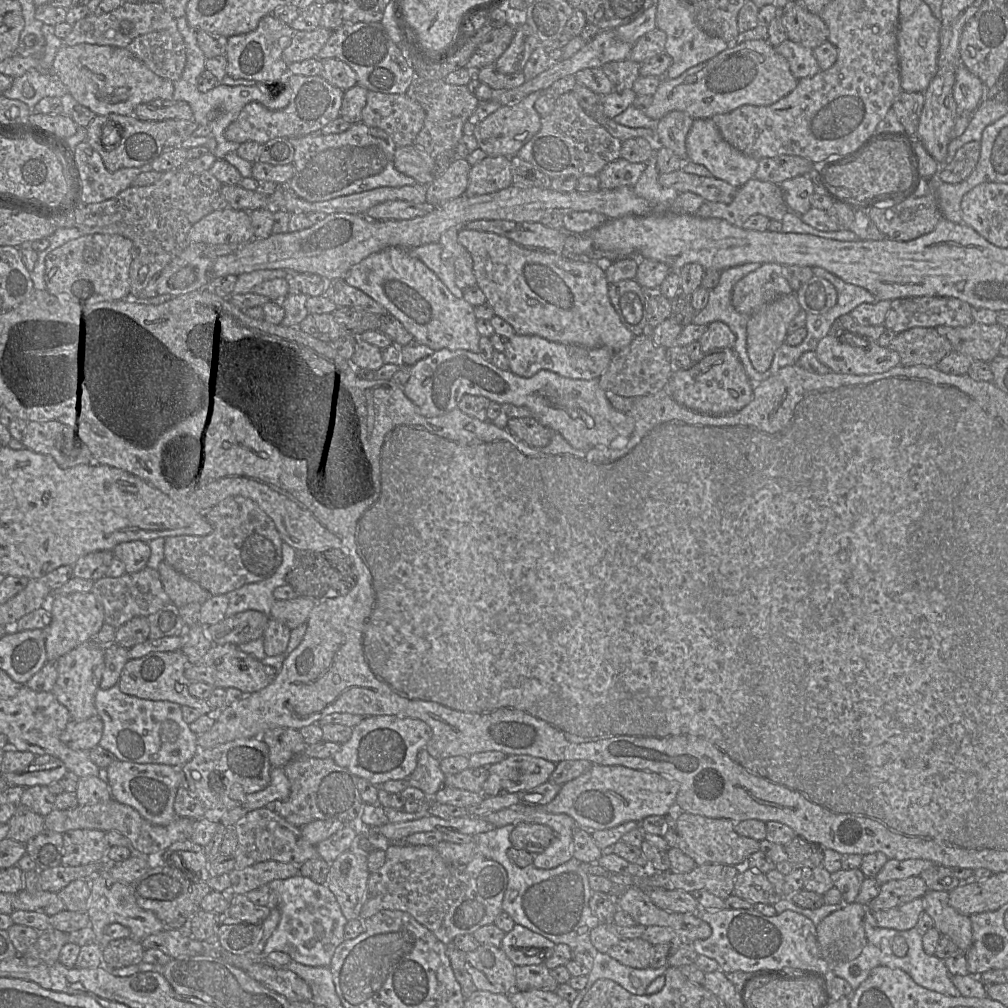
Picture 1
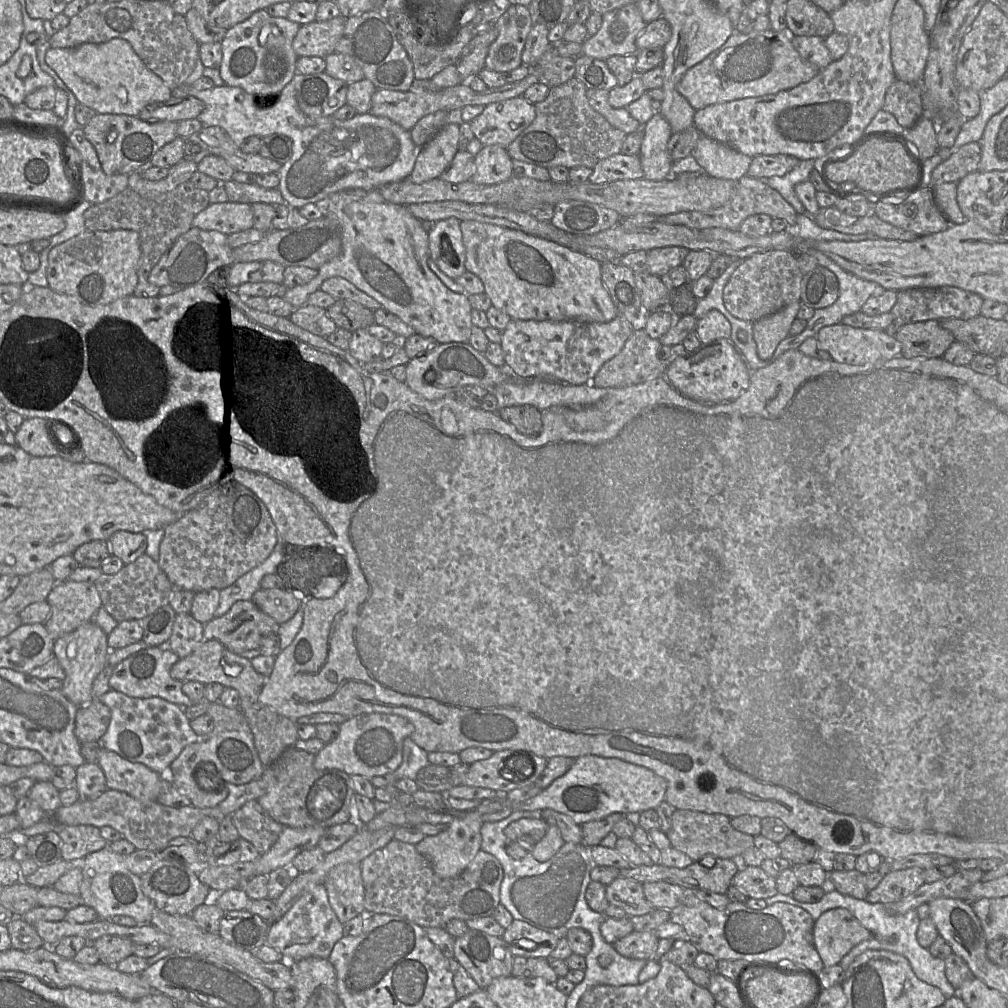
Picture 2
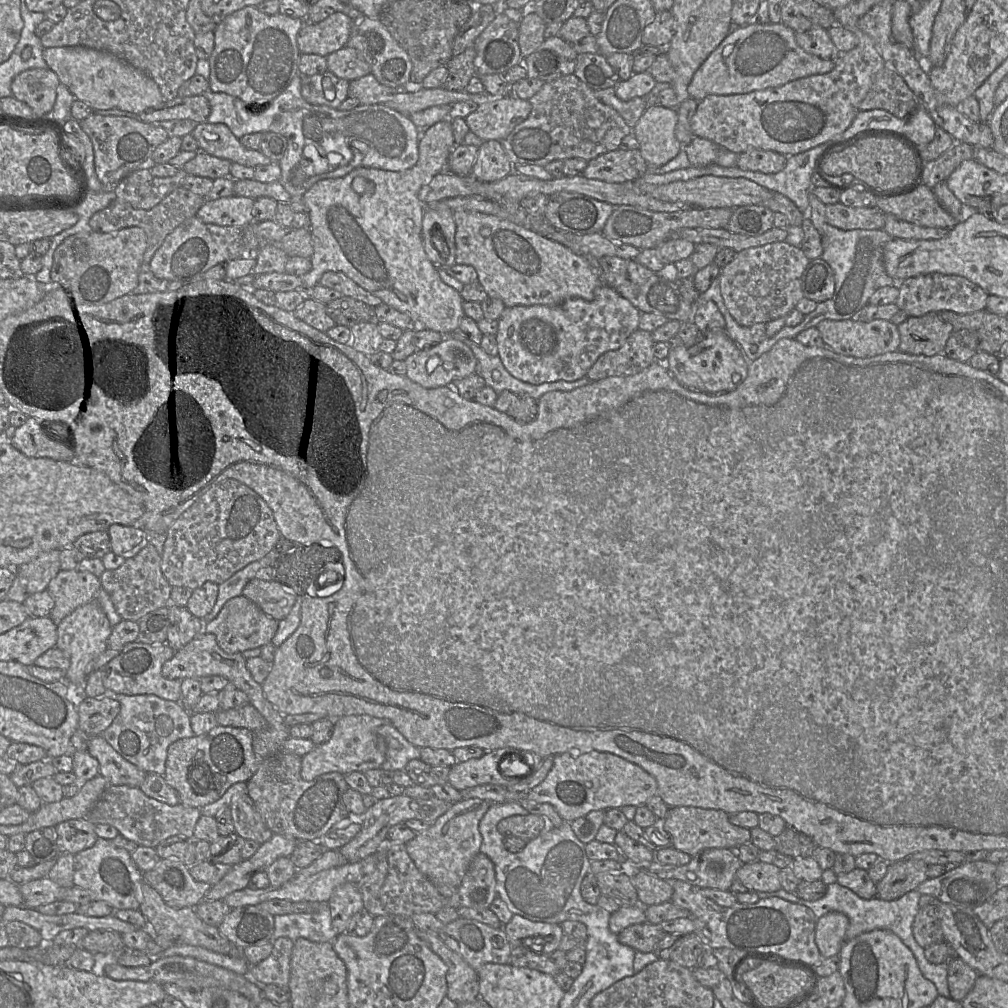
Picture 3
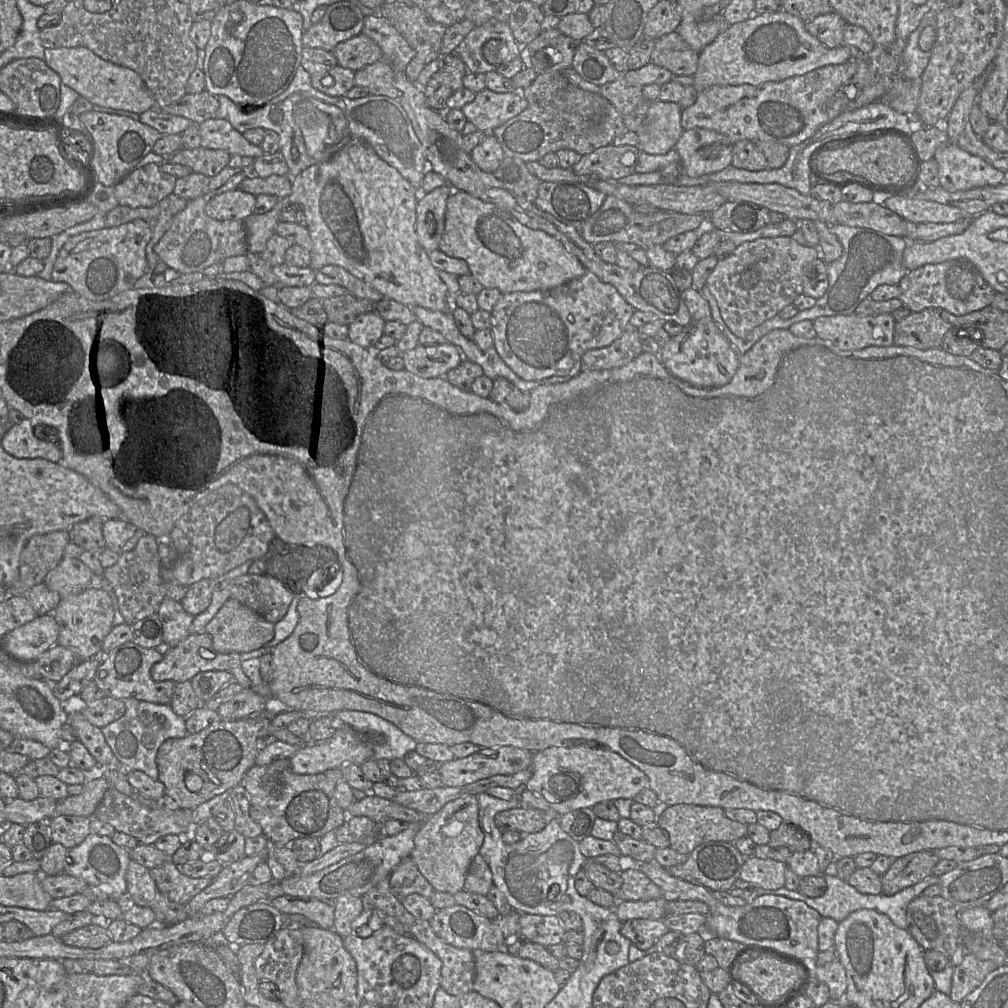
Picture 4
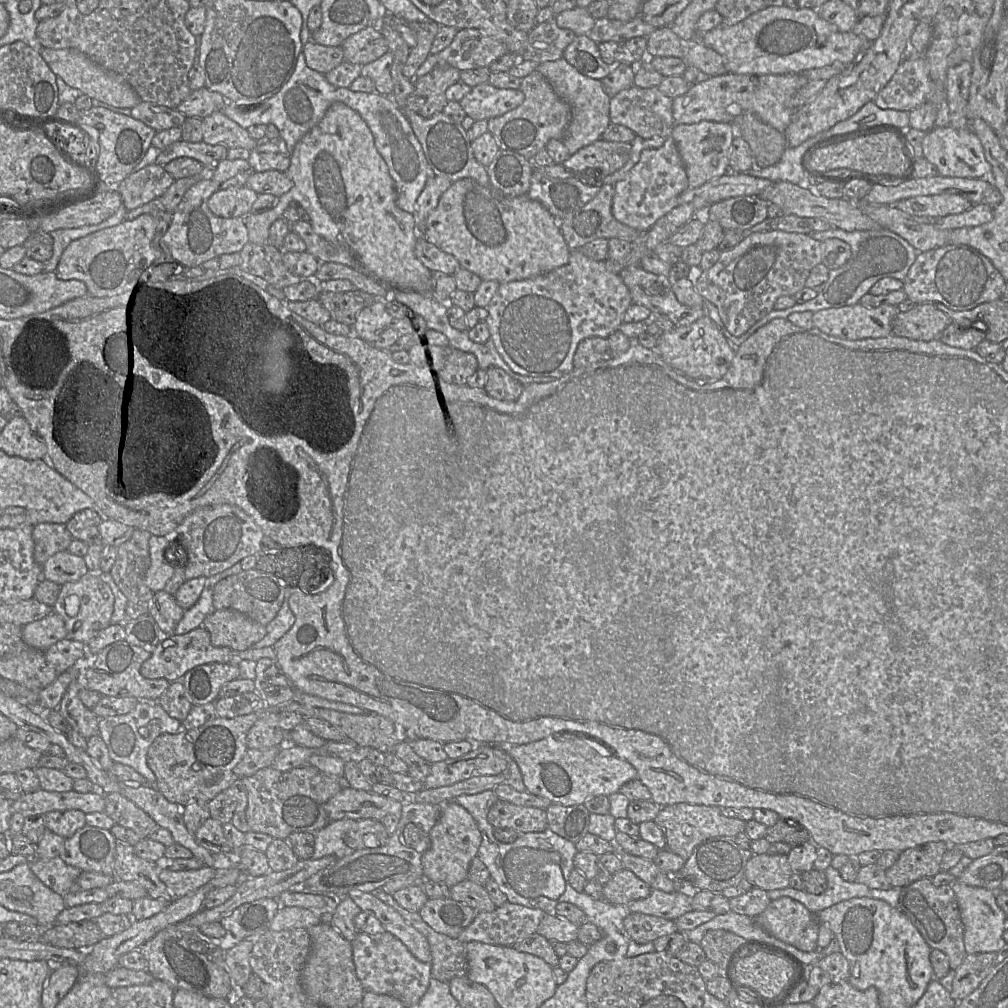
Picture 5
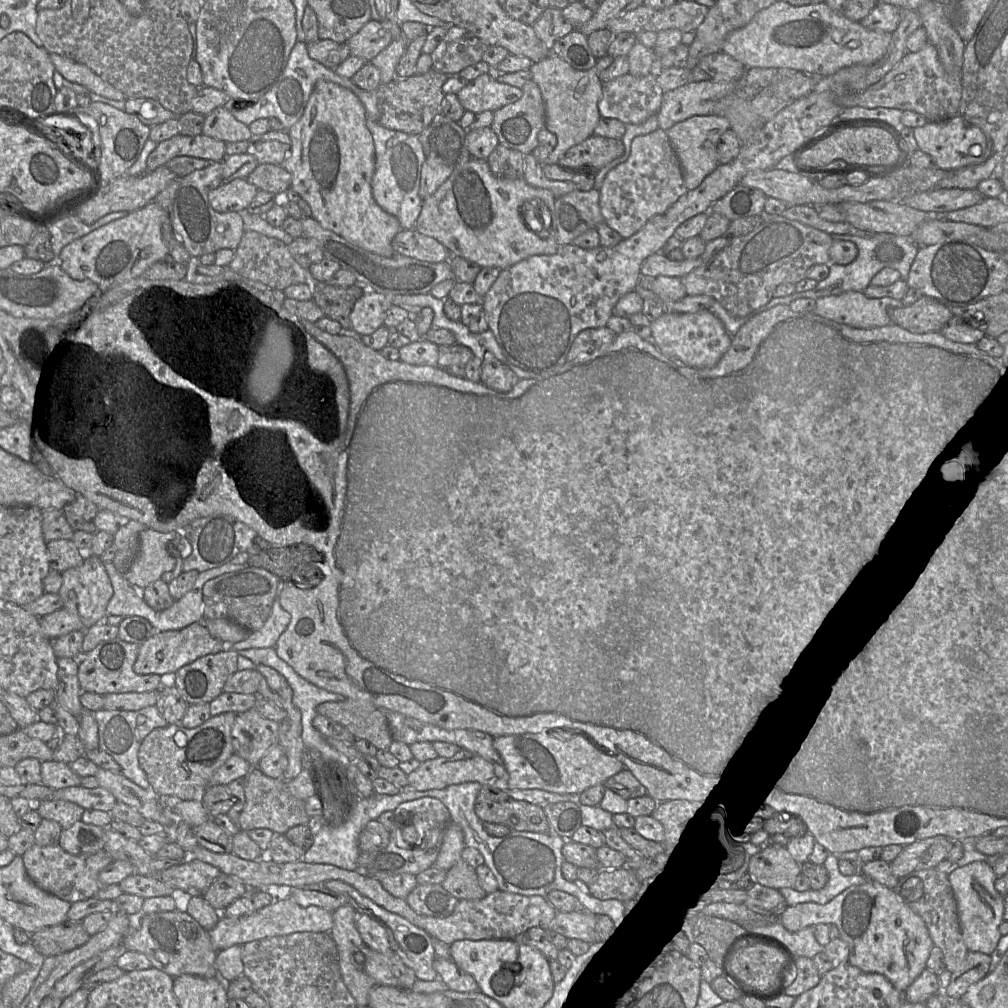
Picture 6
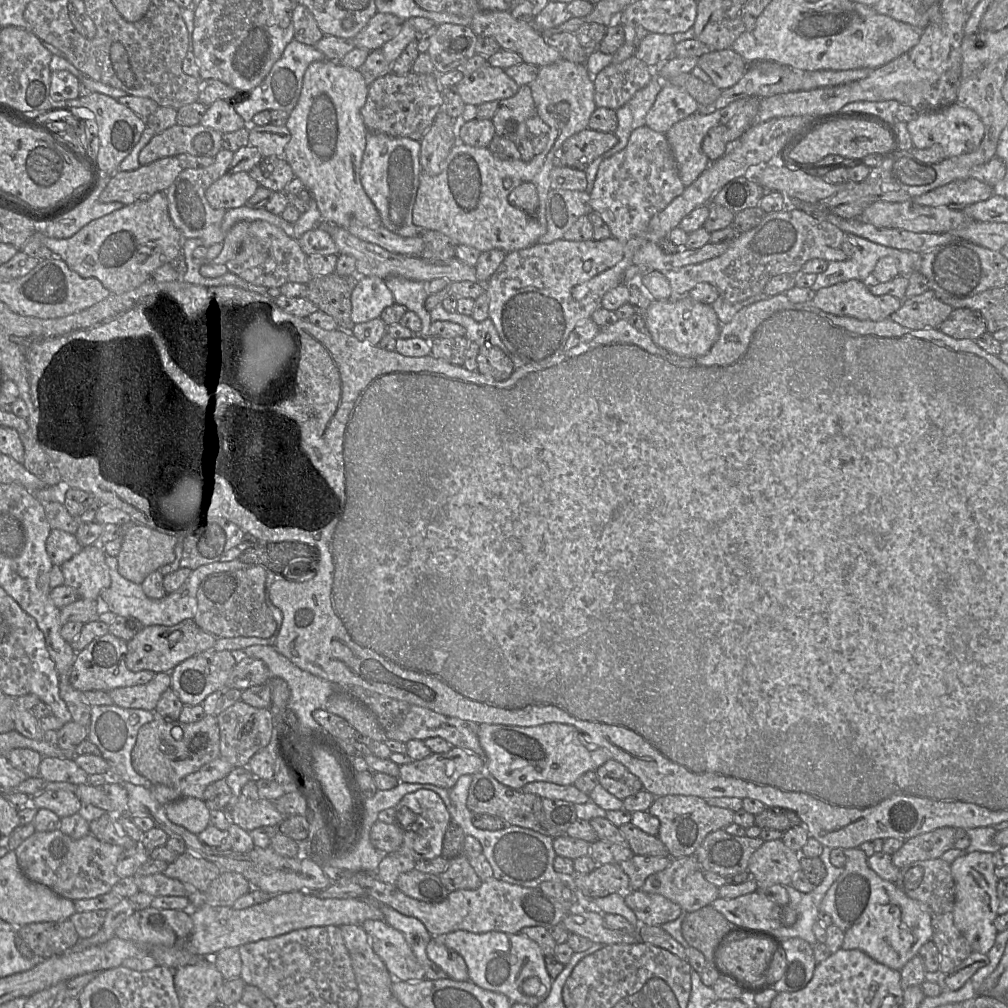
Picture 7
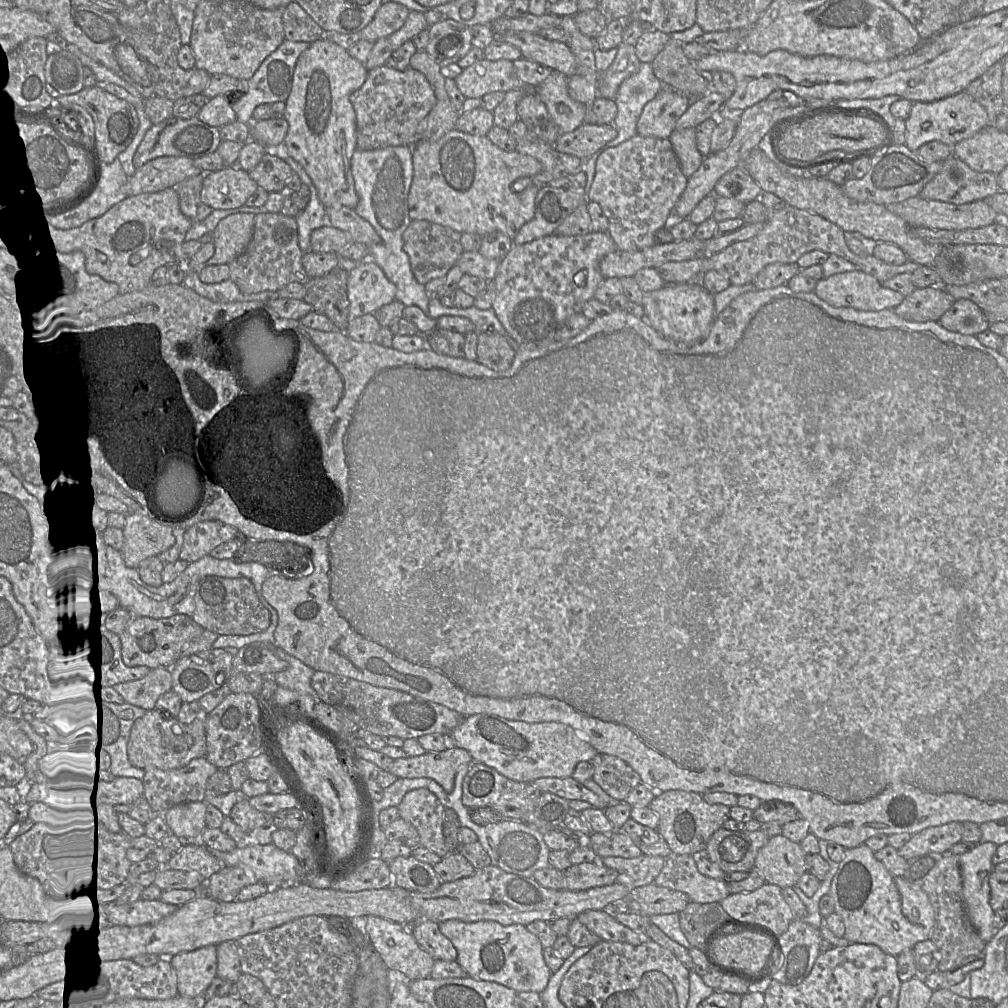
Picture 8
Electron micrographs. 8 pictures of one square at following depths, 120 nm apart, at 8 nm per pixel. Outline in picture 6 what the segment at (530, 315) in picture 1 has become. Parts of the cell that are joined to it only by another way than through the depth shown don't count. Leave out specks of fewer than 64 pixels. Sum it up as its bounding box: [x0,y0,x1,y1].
[415,158,560,270]

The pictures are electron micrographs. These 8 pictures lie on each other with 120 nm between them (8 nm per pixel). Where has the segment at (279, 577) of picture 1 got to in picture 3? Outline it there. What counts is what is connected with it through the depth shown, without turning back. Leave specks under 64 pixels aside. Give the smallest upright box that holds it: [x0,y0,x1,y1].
[201,549,283,625]

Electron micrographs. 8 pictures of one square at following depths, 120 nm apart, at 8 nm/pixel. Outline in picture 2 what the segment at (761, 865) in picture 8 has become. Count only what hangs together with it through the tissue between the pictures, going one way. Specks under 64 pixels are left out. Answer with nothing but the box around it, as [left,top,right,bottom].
[732,866,778,899]

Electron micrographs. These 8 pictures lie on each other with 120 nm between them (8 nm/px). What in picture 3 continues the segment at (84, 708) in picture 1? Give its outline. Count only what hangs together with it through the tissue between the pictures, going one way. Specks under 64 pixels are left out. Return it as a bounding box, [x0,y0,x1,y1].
[56,600,112,693]

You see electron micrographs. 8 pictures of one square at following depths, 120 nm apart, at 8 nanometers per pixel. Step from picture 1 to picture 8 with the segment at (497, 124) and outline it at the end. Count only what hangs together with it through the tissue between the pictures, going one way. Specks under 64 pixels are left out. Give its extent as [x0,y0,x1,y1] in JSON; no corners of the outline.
[454,59,521,98]

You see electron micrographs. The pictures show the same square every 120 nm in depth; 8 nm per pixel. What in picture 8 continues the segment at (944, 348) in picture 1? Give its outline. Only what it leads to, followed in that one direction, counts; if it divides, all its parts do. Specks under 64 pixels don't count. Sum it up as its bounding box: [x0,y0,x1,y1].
[893,286,954,322]

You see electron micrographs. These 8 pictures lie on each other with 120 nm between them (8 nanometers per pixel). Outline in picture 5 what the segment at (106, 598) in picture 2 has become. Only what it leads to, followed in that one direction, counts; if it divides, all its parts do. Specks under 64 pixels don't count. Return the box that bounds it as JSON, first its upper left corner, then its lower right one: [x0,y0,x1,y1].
[110,529,154,619]

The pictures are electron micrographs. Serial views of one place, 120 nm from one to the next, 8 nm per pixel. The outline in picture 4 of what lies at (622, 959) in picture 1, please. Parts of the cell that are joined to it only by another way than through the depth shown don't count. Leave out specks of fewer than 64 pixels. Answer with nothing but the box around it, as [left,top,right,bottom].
[621,919,667,950]

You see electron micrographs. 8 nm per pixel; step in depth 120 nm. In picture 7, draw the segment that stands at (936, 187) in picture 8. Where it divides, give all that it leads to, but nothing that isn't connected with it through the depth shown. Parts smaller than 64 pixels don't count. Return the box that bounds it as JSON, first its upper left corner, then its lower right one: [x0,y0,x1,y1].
[913,176,994,210]

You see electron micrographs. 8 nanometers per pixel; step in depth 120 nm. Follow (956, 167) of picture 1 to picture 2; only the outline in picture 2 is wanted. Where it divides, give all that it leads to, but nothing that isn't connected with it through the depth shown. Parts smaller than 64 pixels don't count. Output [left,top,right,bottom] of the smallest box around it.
[933,142,982,185]

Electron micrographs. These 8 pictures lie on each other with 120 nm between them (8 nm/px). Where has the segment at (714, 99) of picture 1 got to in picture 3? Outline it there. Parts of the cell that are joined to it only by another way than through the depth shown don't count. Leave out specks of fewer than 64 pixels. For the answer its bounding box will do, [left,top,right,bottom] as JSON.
[687,22,835,102]

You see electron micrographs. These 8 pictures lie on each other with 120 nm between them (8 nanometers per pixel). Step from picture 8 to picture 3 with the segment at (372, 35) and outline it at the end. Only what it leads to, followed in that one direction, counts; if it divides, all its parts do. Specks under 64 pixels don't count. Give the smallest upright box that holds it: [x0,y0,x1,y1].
[327,46,371,82]

